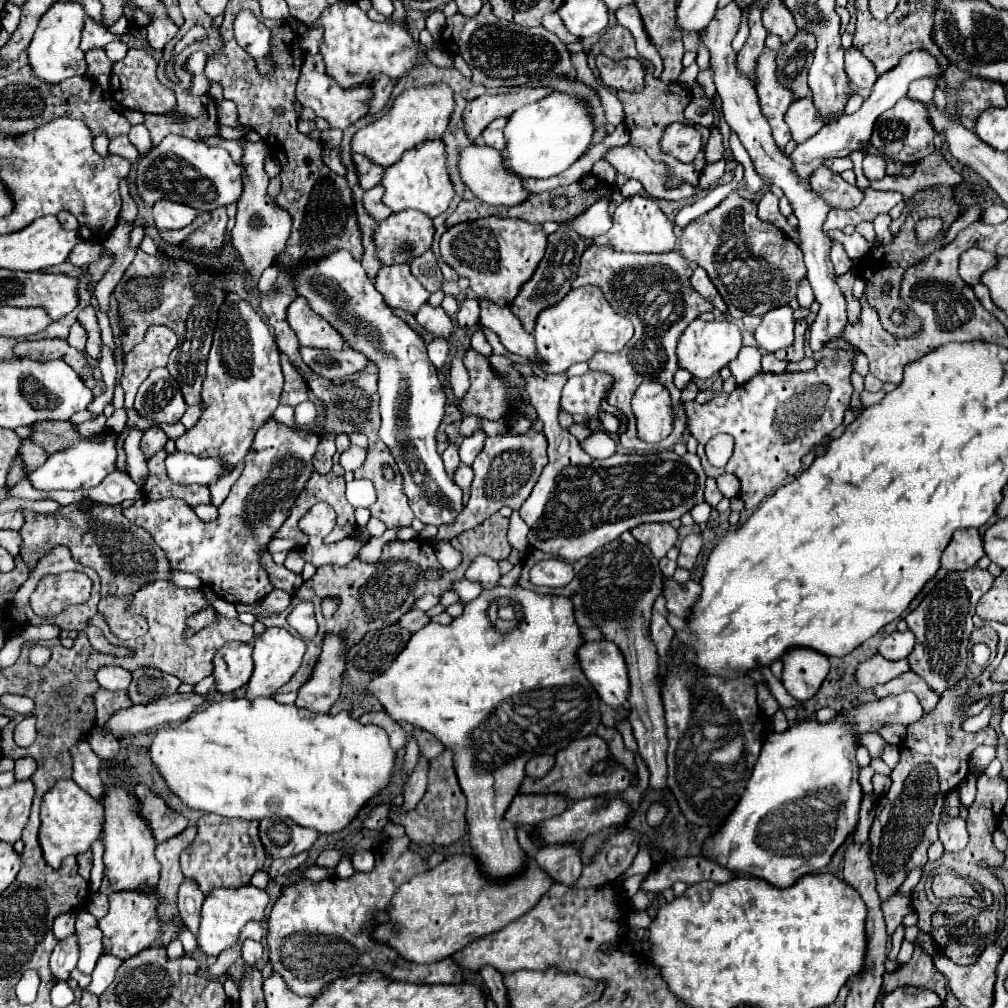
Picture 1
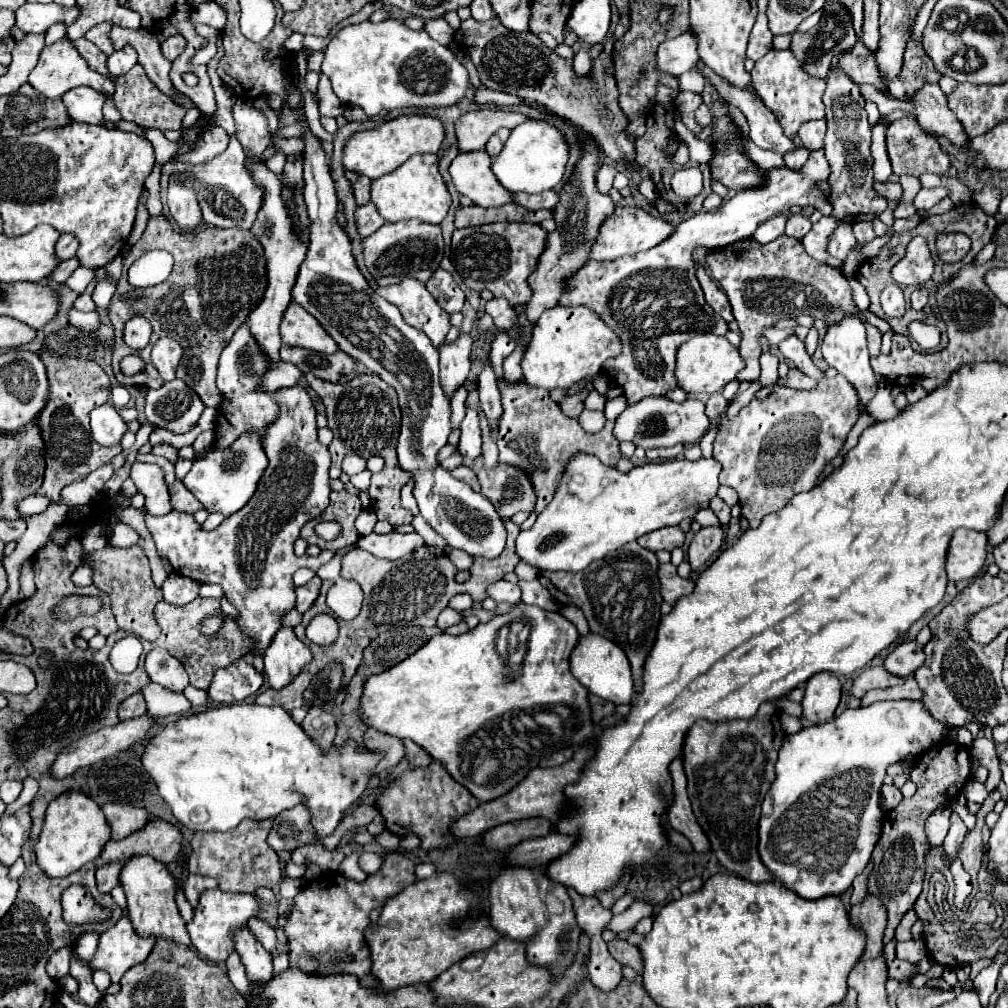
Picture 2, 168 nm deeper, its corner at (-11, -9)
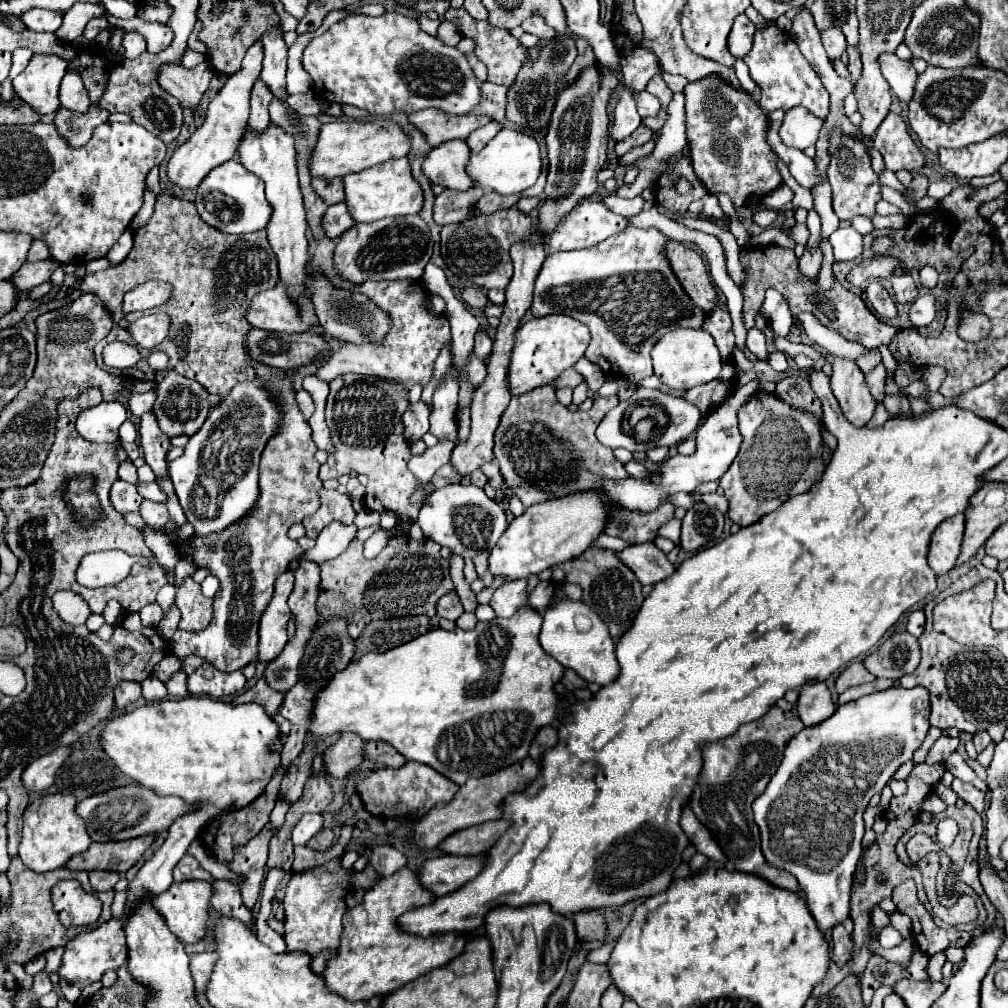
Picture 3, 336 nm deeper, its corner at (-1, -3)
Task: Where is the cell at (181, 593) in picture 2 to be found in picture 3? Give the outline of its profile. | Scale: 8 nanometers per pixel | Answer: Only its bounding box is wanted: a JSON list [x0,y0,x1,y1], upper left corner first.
[140,603,162,627]

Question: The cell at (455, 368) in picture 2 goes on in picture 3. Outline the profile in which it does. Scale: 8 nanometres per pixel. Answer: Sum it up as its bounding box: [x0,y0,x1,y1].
[430,381,458,441]

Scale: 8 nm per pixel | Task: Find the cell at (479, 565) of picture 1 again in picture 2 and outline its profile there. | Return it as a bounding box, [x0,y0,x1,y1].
[488,581,522,603]

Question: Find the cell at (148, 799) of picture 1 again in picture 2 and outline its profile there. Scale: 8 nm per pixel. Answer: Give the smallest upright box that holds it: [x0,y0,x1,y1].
[100,821,182,865]

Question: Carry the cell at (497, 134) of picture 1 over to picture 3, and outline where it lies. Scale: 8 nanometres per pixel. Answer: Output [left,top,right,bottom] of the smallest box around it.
[466,121,502,153]

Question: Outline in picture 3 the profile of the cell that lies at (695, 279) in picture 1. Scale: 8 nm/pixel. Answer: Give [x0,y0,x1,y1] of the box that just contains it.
[666,241,718,313]

